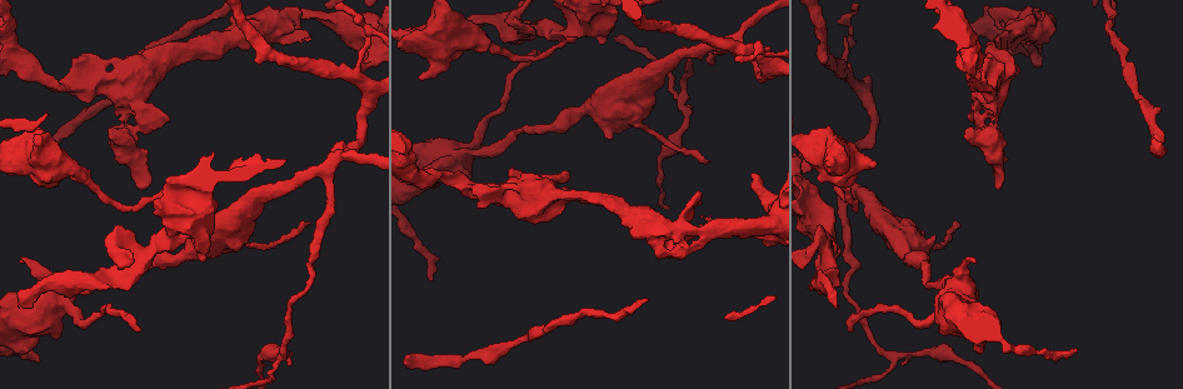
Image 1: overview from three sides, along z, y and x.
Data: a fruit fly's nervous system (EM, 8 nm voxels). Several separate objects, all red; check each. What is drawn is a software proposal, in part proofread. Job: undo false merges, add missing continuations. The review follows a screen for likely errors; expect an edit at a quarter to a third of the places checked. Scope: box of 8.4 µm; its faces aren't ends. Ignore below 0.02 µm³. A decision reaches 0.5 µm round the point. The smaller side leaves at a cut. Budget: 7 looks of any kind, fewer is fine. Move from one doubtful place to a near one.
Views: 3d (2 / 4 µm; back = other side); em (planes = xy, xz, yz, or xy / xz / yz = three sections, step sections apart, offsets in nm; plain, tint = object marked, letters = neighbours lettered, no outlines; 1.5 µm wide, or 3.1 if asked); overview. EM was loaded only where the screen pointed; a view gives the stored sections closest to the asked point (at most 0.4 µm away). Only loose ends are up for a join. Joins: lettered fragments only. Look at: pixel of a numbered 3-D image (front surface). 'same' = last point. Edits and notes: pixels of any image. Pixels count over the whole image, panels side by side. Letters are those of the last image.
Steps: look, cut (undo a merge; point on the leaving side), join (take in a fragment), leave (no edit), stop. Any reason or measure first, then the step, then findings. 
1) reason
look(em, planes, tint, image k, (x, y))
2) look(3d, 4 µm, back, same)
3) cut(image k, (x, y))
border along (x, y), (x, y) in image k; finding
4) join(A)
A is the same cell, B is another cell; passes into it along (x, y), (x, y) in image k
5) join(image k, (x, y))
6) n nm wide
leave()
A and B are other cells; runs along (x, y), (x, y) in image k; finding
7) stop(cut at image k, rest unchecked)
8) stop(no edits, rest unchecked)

look(em, planes, tint, image 1, (659, 169))

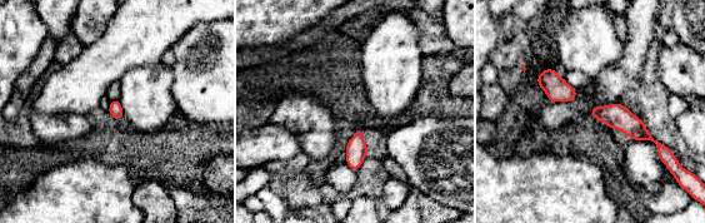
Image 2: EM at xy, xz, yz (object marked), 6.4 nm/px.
see the neighbours
look(em, planes, letters, same)

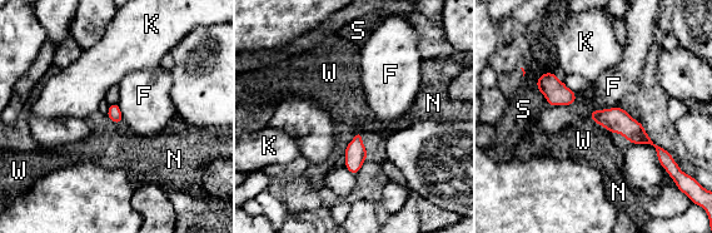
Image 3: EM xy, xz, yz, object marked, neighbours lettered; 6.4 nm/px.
70 nm wide
leave()
F, K, N, S and W are other cells; runs along (593, 114), (620, 120), (663, 157) in image 3; all the same neuron

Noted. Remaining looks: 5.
long arm stops here
look(em, planes, tint, image 1, (835, 308))

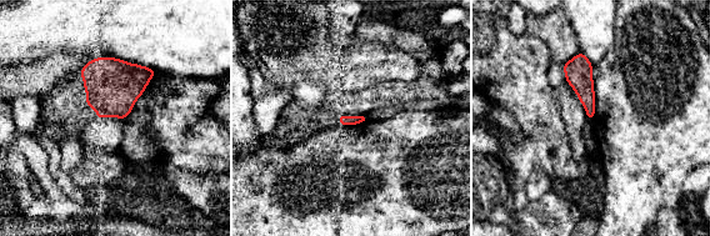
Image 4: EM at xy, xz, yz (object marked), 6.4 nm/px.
what lies round it
look(em, planes, letters, same)

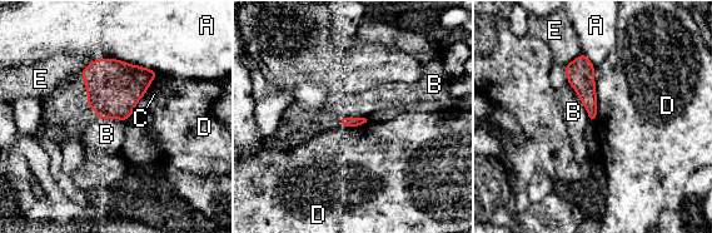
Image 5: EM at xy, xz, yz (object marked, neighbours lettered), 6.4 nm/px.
leave()
A, B, C, D and E are other cells; border along (567, 83), (578, 97), (591, 120) in image 5; none of them fits

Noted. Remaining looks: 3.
narrows sharply
look(3d, 4 µm, image 1, (506, 26))

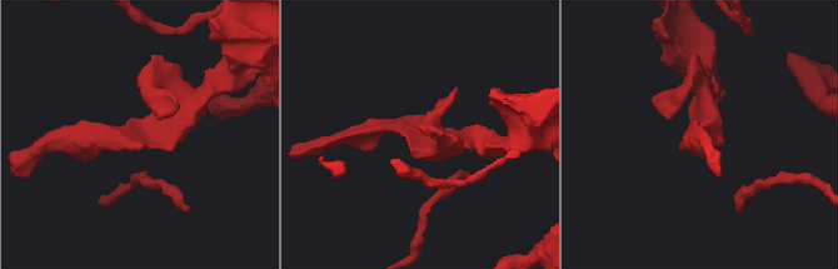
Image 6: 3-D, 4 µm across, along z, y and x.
need the tissue
look(em, planes, letters, image 6, (417, 134))

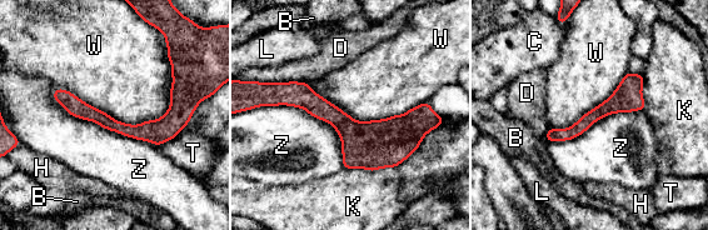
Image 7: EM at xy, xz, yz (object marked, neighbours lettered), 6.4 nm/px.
leave()
B, C, D, H, K, L, T, W and Z are other cells; border along (245, 110), (325, 120), (344, 168) in image 7; continuous, no second neuron

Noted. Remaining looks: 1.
stop(no edits, rest unchecked)

